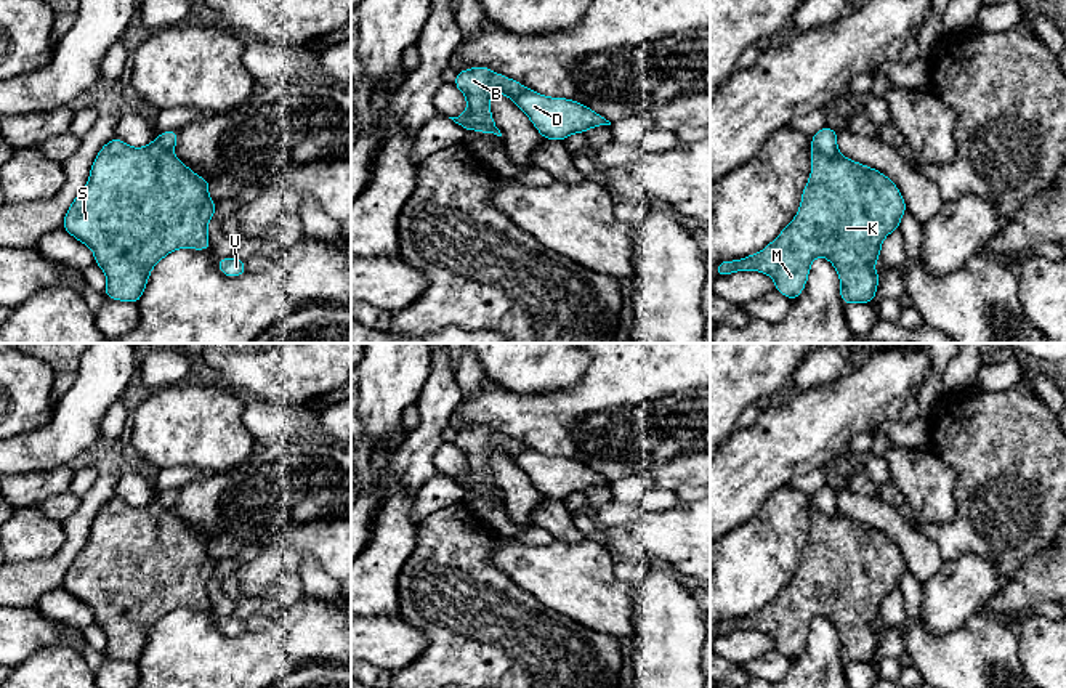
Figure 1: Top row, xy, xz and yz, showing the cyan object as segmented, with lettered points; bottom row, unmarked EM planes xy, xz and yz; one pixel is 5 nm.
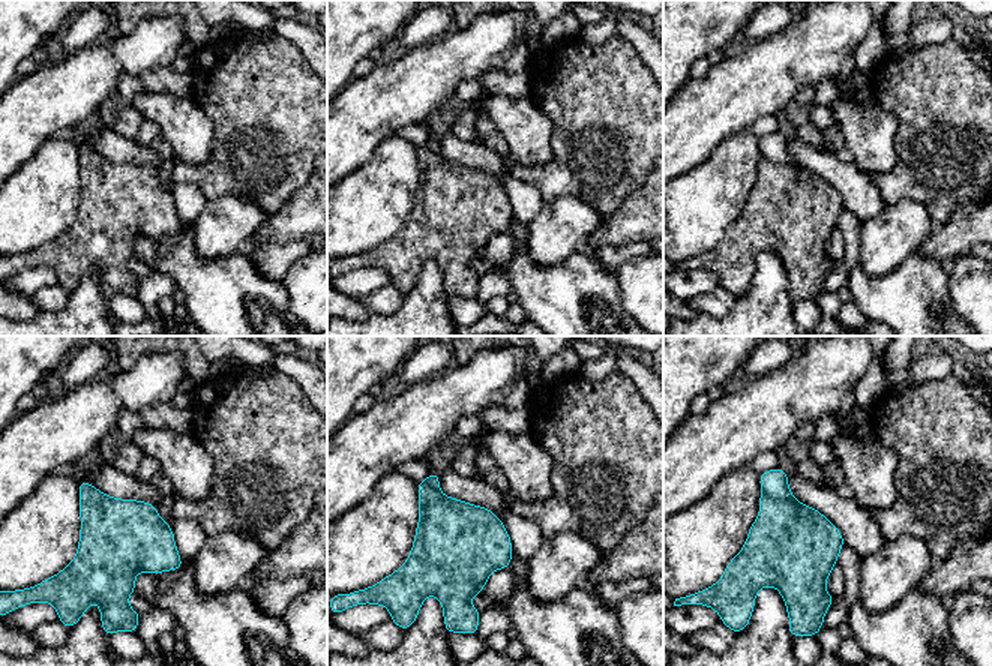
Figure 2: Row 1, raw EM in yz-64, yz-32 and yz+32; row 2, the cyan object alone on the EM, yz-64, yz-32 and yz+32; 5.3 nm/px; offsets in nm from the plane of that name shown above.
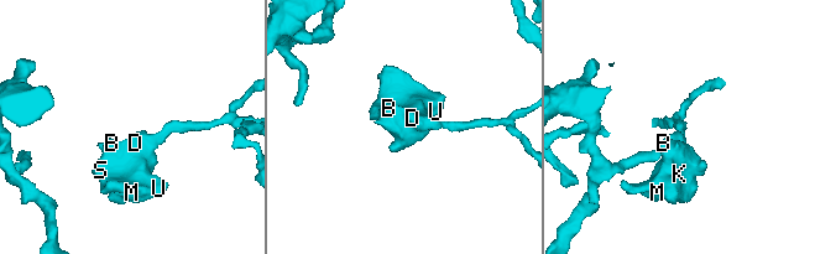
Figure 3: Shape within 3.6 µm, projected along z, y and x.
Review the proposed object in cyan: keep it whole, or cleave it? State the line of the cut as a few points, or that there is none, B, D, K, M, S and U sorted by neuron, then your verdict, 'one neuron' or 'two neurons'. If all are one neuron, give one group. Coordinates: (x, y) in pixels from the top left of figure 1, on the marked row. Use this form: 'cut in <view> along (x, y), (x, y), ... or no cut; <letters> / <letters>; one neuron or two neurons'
cut in yz along (813, 146), (839, 156); B K M S U / D; two neurons

